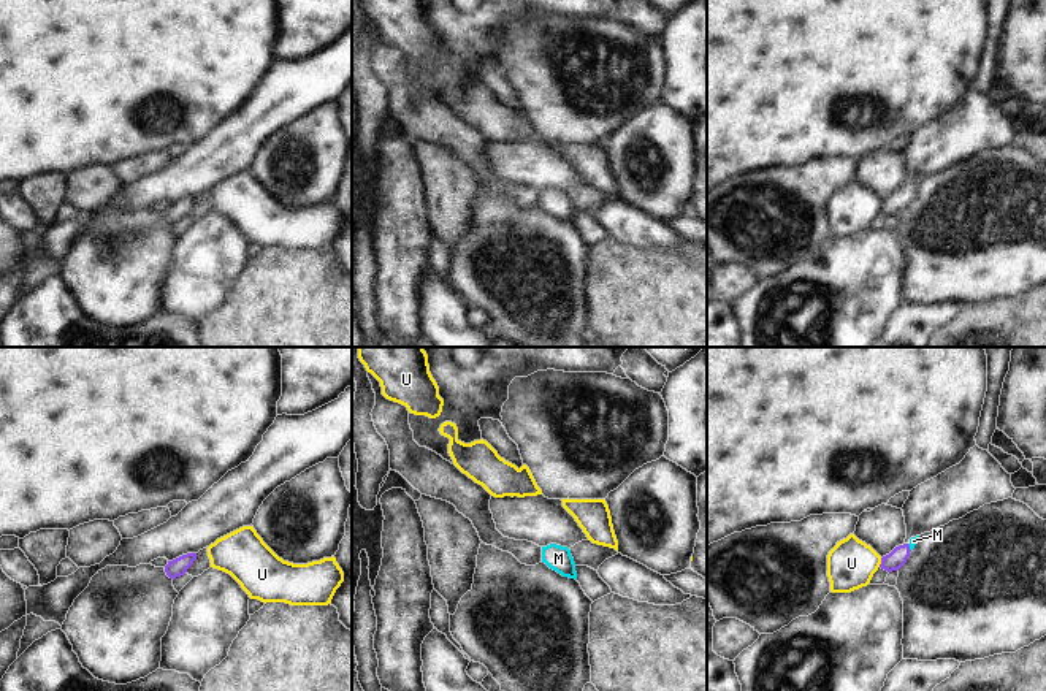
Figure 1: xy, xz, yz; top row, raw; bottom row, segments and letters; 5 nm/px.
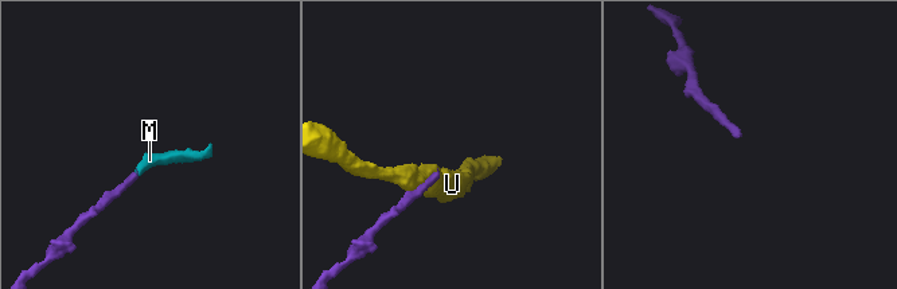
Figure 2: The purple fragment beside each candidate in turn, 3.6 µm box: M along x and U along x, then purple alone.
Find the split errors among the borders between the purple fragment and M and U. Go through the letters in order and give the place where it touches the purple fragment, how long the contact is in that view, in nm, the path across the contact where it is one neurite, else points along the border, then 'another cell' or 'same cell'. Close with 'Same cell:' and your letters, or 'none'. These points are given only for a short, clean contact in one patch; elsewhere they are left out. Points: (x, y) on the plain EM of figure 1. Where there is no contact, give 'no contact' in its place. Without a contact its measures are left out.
M: contact yz (908, 192); length 40 nm; way yz (893, 206), (908, 192), (913, 186); same cell
U: contact yz (881, 208); length 50 nm; border yz (881, 203), (878, 211); another cell
Same cell: M

